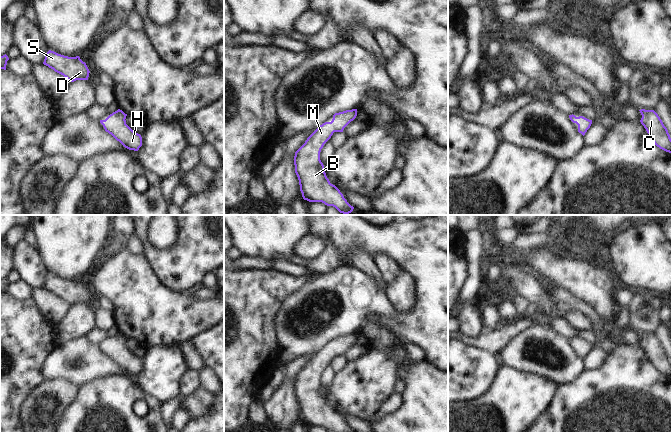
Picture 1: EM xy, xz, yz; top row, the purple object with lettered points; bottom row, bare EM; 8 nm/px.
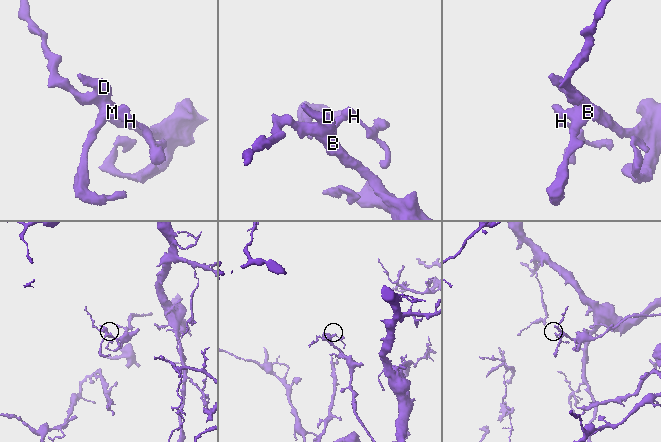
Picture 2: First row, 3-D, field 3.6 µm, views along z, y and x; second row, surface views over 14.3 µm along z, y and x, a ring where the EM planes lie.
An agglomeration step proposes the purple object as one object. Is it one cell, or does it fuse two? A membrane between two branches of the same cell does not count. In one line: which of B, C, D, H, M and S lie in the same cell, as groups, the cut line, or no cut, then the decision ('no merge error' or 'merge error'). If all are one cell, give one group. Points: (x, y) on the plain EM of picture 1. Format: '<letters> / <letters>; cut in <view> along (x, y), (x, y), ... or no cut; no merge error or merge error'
B C D H M S; no cut; no merge error

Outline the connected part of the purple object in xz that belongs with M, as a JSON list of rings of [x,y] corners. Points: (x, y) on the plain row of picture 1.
[[[357,333],[335,337],[331,346],[320,349],[295,376],[295,397],[304,424],[322,426],[335,432],[354,432],[340,414],[330,407],[320,384],[320,376],[333,357],[343,356],[356,340]]]

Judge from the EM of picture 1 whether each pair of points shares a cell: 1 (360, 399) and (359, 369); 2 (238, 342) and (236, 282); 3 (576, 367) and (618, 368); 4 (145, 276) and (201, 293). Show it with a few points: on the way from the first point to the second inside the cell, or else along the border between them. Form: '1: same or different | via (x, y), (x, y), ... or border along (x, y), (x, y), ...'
1: same | via (360, 392), (360, 384), (357, 381), (359, 376)
2: same | via (236, 327), (236, 297)
3: different | border along (585, 370), (574, 380), (564, 383)
4: different | border along (191, 294), (200, 299), (213, 298)

